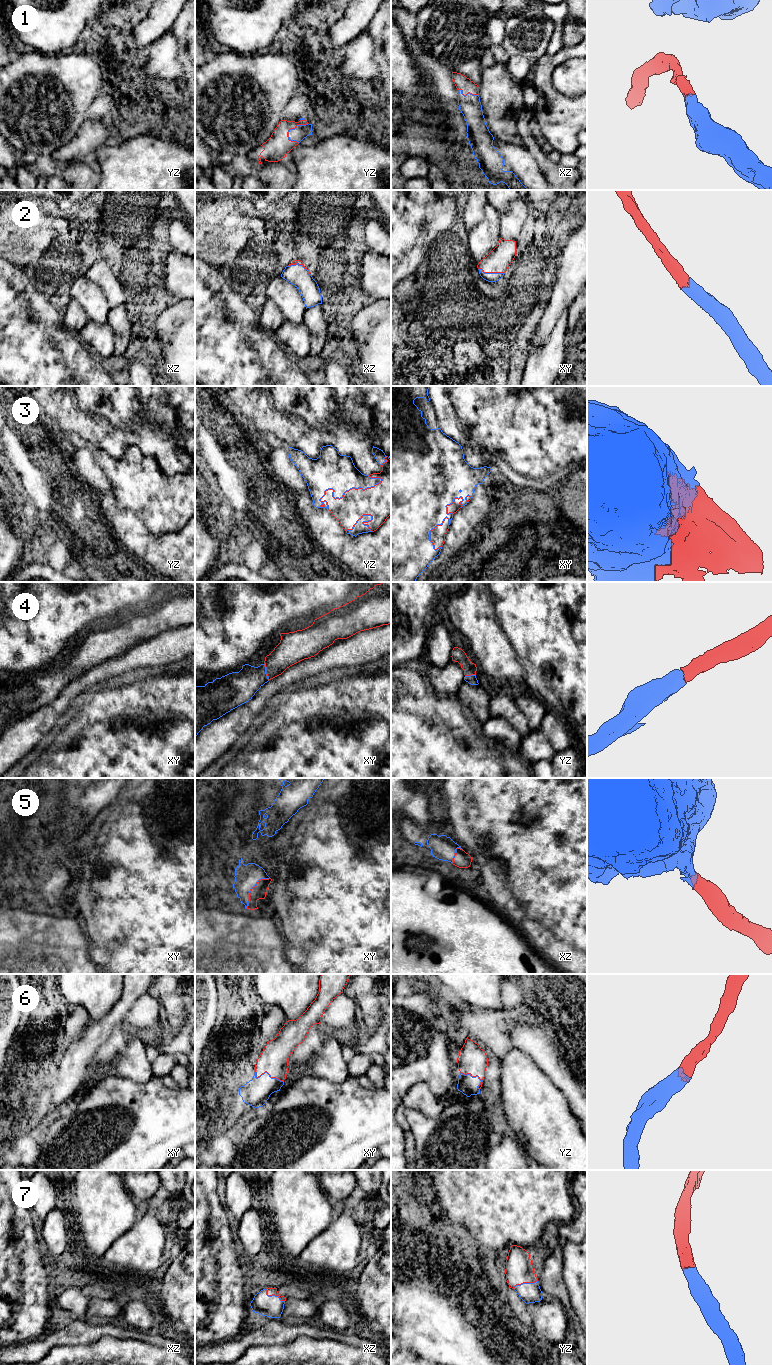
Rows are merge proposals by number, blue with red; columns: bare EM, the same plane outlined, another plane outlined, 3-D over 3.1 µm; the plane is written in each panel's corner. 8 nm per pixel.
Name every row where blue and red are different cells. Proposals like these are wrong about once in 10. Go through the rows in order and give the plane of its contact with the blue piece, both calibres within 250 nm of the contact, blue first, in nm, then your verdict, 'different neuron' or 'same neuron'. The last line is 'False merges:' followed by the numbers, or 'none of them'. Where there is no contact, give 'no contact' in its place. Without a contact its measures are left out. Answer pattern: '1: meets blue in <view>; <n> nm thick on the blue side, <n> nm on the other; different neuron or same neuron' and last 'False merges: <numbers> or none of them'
1: meets blue in yz; 110 nm thick on the blue side, 190 nm on the other; same neuron
2: meets blue in xy; 80 nm thick on the blue side, 190 nm on the other; same neuron
3: meets blue in yz; 300 nm thick on the blue side, 240 nm on the other; same neuron
4: meets blue in xy; 260 nm thick on the blue side, 220 nm on the other; same neuron
5: meets blue in xy; 190 nm thick on the blue side, 110 nm on the other; same neuron
6: meets blue in xy; 220 nm thick on the blue side, 220 nm on the other; same neuron
7: meets blue in xz; 180 nm thick on the blue side, 60 nm on the other; same neuron
False merges: none of them

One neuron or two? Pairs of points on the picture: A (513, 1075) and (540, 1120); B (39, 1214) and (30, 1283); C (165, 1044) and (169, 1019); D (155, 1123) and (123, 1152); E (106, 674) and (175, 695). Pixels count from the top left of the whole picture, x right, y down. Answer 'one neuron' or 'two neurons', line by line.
A: one neuron
B: two neurons
C: two neurons
D: one neuron
E: two neurons

